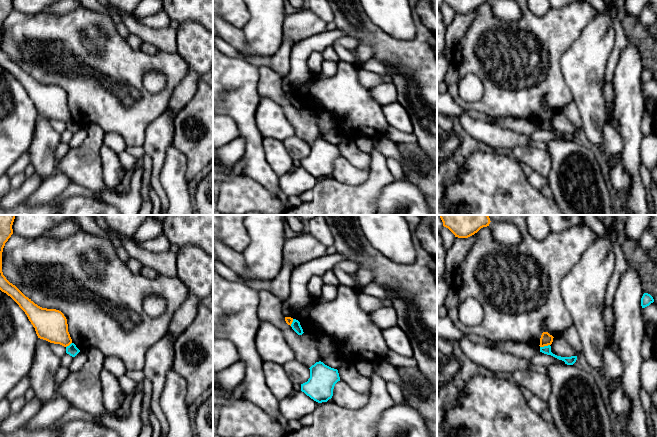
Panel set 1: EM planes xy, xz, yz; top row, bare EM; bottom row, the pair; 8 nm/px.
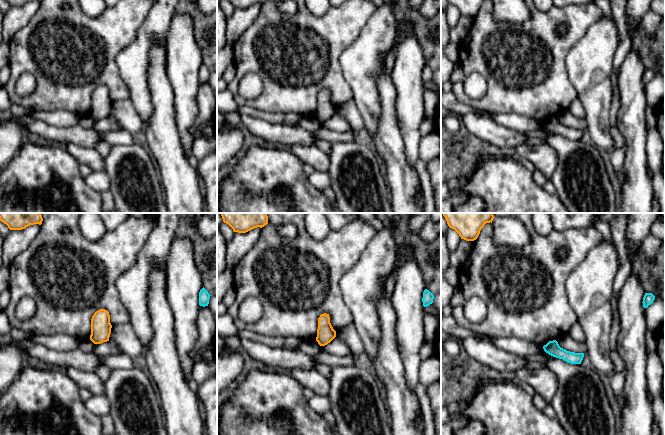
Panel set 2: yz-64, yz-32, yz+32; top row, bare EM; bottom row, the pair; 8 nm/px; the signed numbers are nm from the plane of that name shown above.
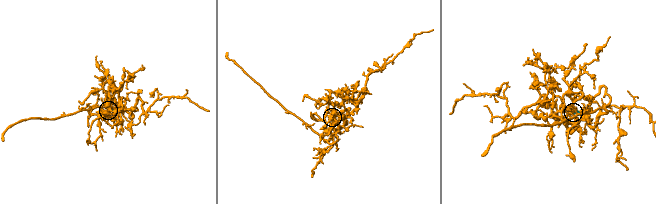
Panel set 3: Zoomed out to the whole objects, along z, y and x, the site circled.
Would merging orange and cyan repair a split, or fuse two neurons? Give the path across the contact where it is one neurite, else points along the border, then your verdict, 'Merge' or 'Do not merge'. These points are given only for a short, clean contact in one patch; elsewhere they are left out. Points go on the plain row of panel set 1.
Boundary: yz (549, 120), (540, 123). Do not merge

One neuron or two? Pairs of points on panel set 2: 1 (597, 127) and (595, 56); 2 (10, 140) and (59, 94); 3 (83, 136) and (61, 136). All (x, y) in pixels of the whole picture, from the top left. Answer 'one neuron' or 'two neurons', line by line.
1: one neuron
2: two neurons
3: one neuron

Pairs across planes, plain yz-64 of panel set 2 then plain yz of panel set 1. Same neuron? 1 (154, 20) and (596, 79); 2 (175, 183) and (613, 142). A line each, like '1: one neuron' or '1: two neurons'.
1: one neuron
2: one neuron

